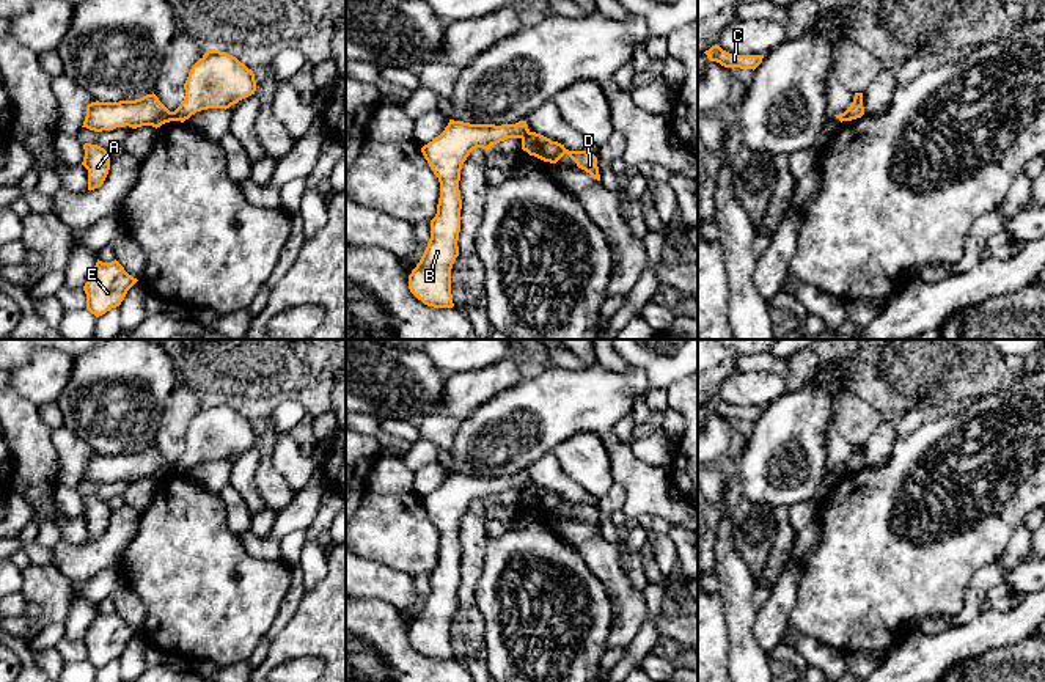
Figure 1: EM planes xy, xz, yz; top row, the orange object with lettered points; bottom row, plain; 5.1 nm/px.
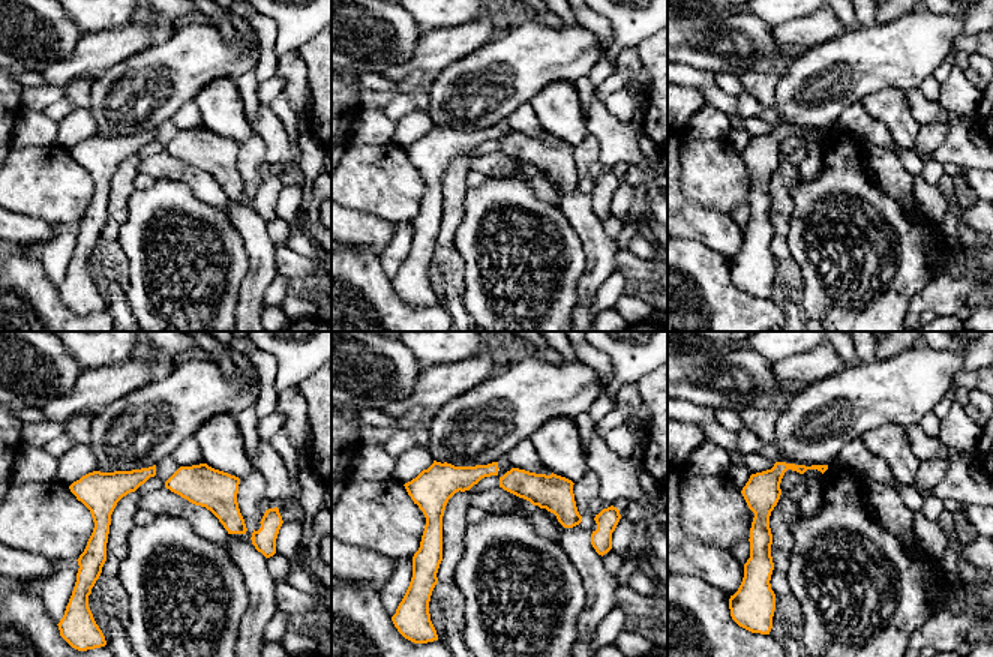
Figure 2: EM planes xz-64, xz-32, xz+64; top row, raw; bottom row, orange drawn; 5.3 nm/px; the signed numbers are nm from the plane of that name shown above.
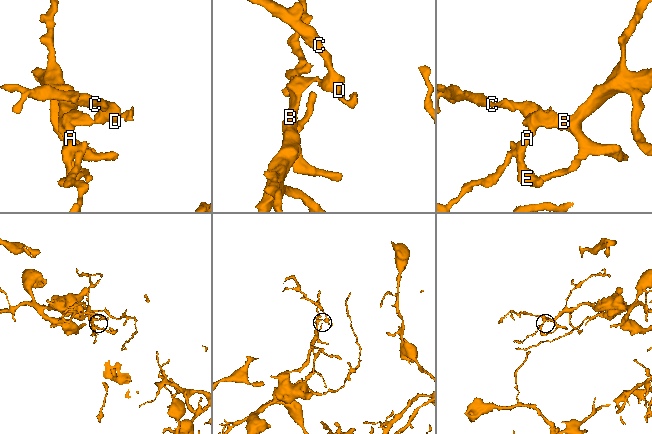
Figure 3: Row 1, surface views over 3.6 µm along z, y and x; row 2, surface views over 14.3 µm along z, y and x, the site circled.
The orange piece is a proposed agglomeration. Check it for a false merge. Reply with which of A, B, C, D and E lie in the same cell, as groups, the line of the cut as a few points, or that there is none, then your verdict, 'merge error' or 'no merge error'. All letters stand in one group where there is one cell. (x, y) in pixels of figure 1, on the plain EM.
A B E / C D; cut in xy along (172, 464), (176, 472); merge error

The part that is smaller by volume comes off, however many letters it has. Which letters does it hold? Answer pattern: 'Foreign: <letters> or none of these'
Foreign: C, D

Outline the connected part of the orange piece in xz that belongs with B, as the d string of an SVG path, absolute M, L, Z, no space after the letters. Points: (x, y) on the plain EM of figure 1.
M449 471L445 482L421 500L424 511L440 534L437 566L431 572L427 599L409 627L410 644L427 658L453 660L451 621L459 608L460 522L476 500L490 501L508 490L530 486L526 473L515 476L470 476Z

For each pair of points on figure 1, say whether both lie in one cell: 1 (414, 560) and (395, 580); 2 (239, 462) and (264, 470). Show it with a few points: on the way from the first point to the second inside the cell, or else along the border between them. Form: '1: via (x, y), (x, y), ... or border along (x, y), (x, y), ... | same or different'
1: border along (368, 560), (404, 571), (414, 577) | different
2: border along (255, 445), (258, 453), (255, 486), (264, 503) | different

